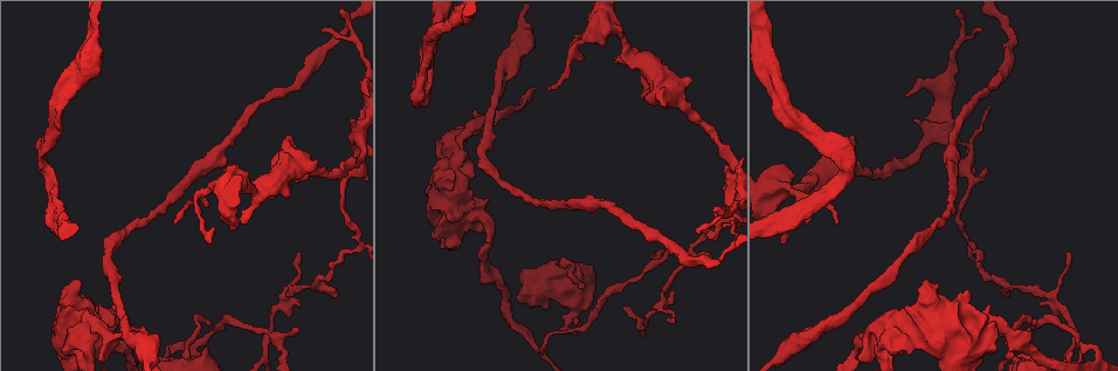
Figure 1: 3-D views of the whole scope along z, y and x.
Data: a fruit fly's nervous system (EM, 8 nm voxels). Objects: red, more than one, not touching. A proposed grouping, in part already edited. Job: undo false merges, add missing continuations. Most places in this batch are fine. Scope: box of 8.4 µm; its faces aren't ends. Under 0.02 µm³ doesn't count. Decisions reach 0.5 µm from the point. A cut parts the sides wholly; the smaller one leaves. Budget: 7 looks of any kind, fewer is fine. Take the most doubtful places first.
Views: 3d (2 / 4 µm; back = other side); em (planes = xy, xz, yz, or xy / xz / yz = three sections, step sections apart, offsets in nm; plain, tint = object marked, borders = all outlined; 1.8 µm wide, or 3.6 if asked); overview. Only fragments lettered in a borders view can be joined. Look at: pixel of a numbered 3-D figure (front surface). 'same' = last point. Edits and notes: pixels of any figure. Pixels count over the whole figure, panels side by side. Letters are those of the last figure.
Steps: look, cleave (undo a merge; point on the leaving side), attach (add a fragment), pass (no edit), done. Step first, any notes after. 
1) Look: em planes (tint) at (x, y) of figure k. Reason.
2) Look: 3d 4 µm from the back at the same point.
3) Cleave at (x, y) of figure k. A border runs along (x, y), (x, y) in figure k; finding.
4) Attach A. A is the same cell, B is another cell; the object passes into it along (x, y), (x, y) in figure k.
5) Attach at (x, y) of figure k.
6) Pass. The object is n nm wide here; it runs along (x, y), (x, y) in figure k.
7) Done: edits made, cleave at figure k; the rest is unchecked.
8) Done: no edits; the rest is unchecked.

Look: 3d 2 µm at (799, 195) of figure 1.

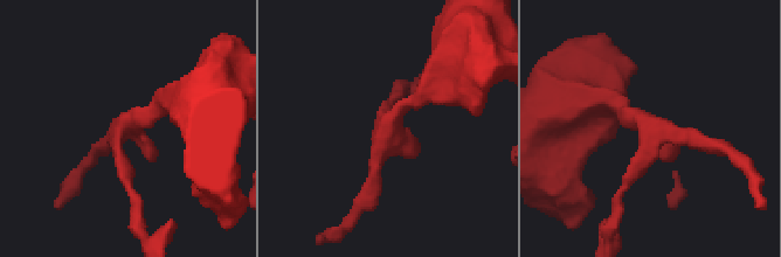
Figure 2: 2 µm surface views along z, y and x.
Look: em planes (tint) at (643, 122) of figure 2. Now the EM.

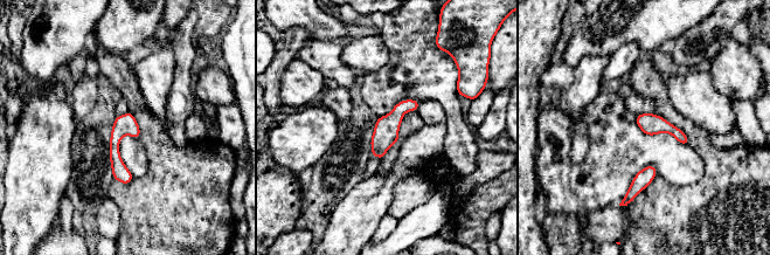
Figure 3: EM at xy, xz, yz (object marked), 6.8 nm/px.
Look: em planes (borders) at the same point. See the neighbours.

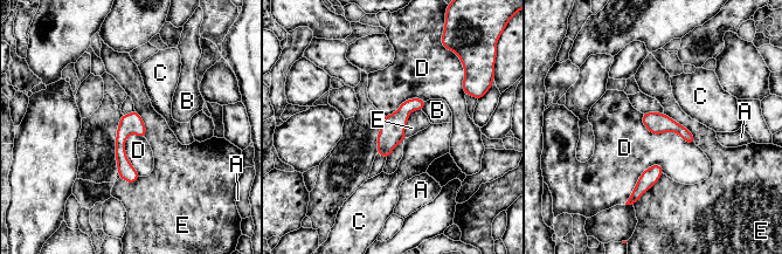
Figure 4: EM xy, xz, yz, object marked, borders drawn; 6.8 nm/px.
Pass. A, B, C, D and E are other cells; it runs along (135, 115), (120, 138), (130, 179) in figure 4; one cell here.

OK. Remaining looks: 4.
Look: em planes (borders) at (353, 137) of figure 1. Narrows sharply.

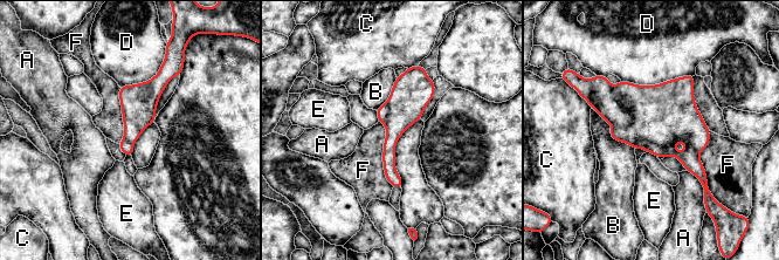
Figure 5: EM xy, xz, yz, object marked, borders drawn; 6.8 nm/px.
Pass. A, B, C, D, E and F are other cells; it runs along (419, 69), (390, 143), (395, 184) in figure 5; one cell here.

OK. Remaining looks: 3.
Look: 3d 4 µm at (908, 335) of figure 1. Abrupt turn.

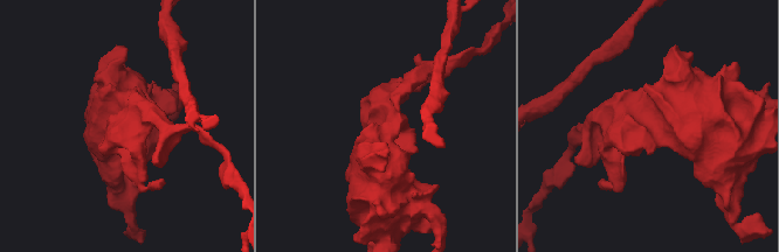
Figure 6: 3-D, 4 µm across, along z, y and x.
Look: em 3.6 µm planes (borders) at (651, 121) of figure 6. Now the EM.

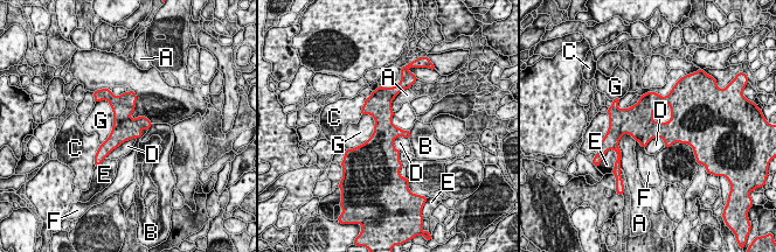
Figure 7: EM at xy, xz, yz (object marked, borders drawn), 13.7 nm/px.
Pass. The longest contact is with G, 650 nm; A, B, C, D, E, F and G are other cells; a border runs along (393, 112), (393, 123), (409, 131) in figure 7; one cell here.

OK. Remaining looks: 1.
Done: no edits; the rest is unchecked.

